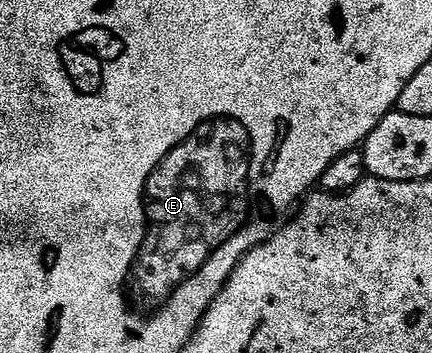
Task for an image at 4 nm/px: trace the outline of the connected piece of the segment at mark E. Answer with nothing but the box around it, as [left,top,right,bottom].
[118,112,292,324]

